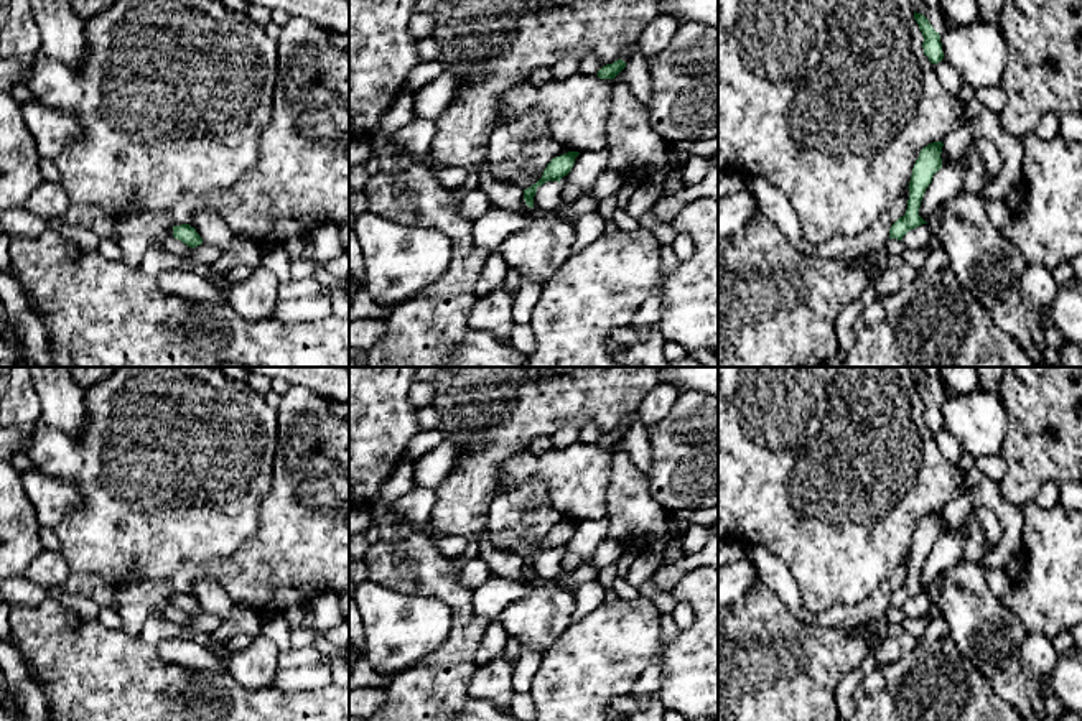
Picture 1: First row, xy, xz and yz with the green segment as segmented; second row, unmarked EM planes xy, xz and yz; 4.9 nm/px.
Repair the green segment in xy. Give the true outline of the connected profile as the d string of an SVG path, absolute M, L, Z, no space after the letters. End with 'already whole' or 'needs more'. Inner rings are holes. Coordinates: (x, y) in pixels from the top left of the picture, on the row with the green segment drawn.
M189 224L173 226L173 237L194 249L203 244L203 239Z; already whole

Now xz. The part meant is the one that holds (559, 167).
M568 151L565 155L552 158L552 161L543 170L542 178L535 184L532 184L530 188L524 189L525 204L534 209L534 196L537 193L537 188L547 181L558 181L560 183L560 179L571 171L571 168L575 165L575 158L578 155L580 155L578 151Z; already whole

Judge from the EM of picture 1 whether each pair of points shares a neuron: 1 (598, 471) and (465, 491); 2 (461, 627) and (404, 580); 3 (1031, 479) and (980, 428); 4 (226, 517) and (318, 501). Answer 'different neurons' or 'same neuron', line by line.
1: different neurons
2: same neuron
3: different neurons
4: different neurons

